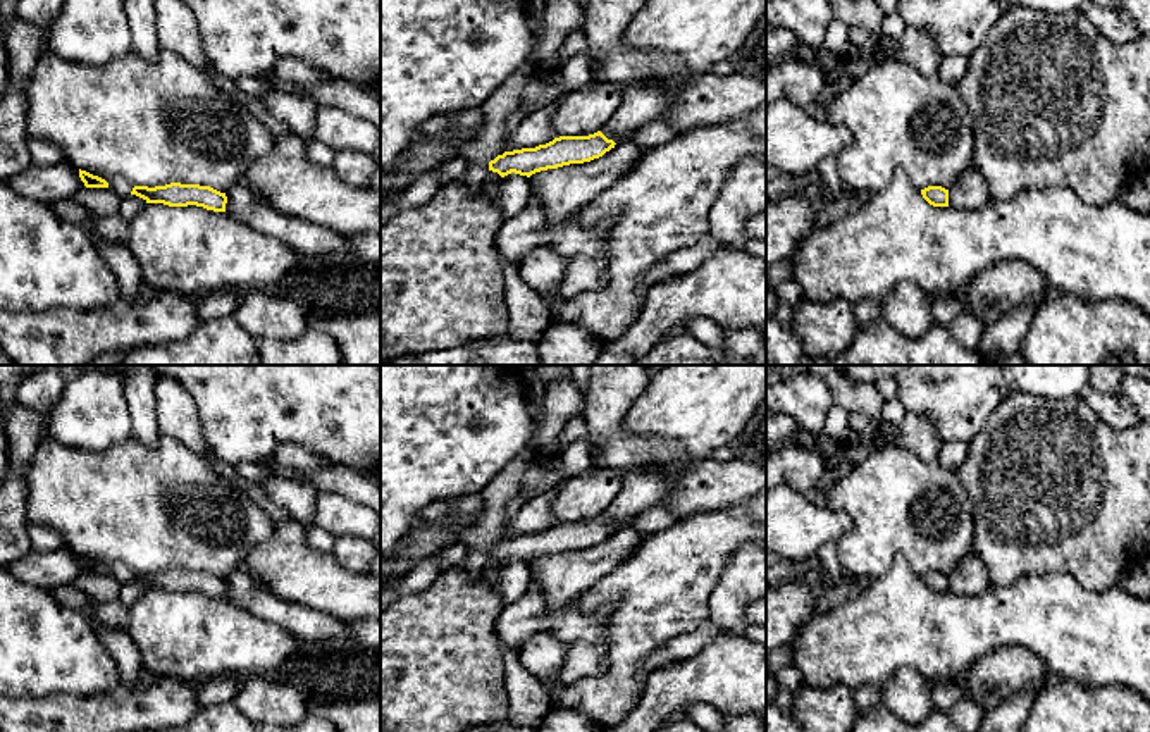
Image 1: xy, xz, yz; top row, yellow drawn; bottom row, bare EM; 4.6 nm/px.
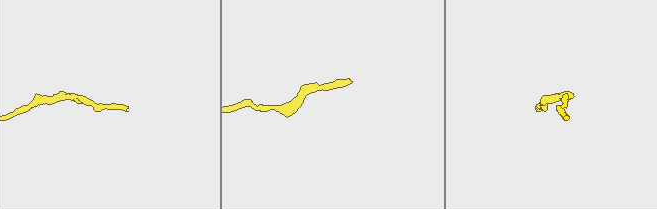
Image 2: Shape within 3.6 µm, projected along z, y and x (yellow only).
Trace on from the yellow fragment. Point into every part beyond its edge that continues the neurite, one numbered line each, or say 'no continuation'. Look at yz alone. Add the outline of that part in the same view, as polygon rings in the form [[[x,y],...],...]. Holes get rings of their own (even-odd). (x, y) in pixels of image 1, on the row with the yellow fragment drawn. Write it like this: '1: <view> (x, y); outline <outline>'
no continuation

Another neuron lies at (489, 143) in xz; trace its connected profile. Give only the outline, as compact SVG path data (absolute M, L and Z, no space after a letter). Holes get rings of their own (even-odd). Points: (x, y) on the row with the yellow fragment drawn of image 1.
M534 52L520 67L480 105L484 122L475 140L461 146L460 155L467 160L467 171L461 181L470 191L480 191L489 174L489 162L504 150L506 119L518 109L522 93L532 76L537 72Z

